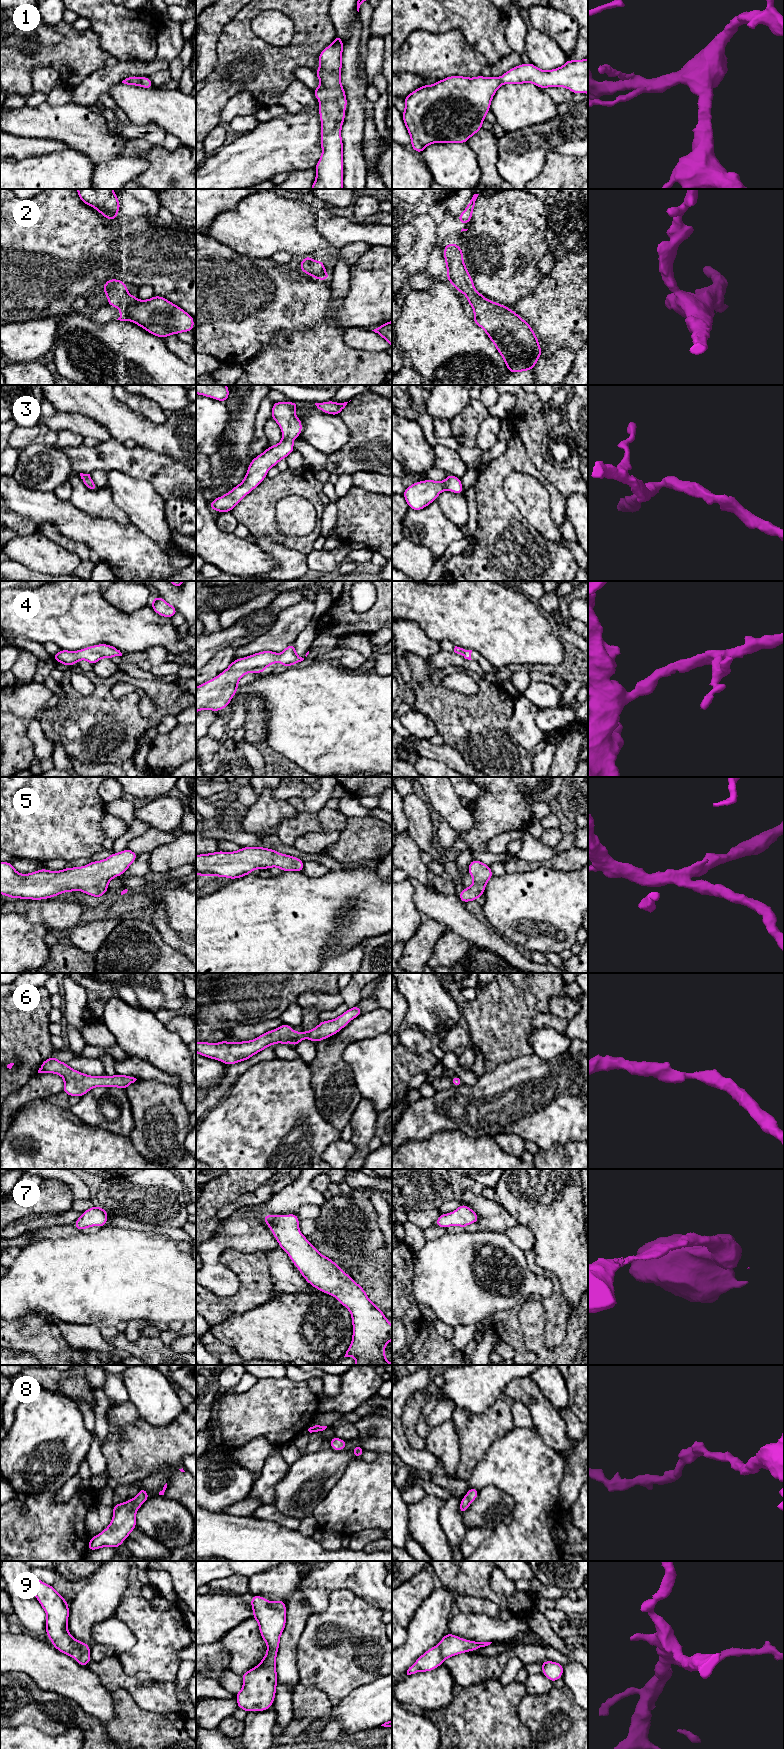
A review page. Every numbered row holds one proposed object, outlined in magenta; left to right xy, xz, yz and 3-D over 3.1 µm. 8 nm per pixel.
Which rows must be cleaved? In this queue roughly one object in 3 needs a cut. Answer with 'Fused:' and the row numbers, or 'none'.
Fused: none

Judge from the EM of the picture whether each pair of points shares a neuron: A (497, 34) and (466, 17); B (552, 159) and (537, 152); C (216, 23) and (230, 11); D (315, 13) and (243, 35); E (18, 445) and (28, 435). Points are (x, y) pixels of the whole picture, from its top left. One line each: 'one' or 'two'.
A: one
B: two
C: one
D: one
E: one

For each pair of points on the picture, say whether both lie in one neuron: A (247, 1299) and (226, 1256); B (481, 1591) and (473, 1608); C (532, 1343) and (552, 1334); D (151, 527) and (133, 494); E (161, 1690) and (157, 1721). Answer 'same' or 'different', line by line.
A: same
B: different
C: different
D: same
E: different

